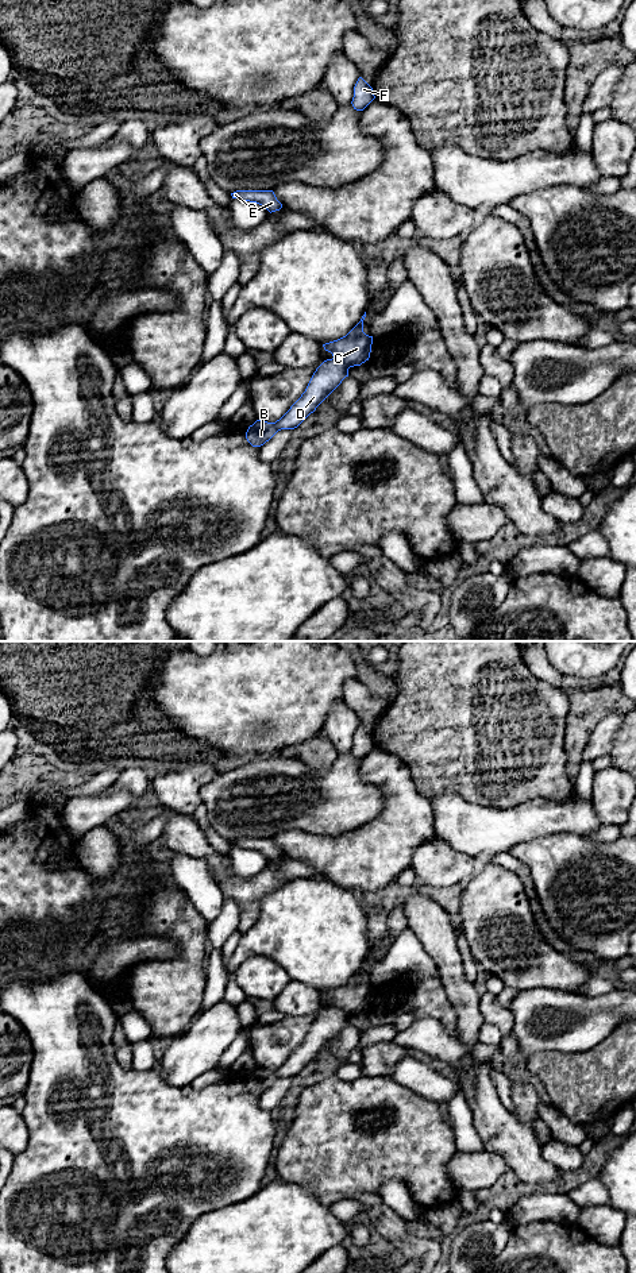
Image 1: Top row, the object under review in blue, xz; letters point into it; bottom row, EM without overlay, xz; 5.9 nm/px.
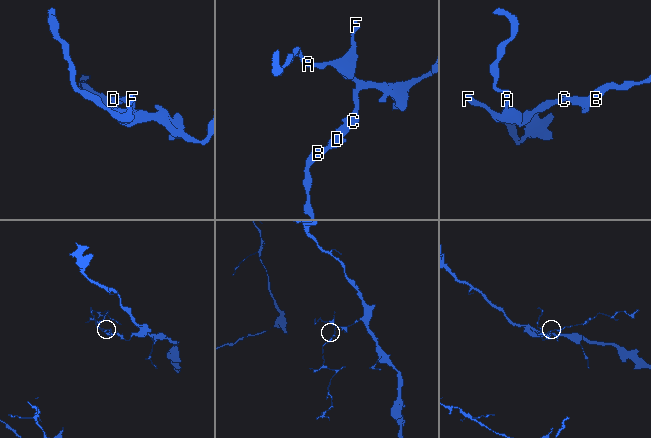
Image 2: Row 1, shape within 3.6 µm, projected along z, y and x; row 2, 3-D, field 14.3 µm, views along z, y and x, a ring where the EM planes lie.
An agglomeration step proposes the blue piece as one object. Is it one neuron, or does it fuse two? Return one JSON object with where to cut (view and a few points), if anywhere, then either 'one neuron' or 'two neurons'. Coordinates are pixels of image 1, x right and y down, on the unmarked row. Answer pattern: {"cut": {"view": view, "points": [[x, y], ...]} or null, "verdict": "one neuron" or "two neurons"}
{"cut": {"view": "xz", "points": [[332, 1006], [340, 1007], [349, 1015]]}, "verdict": "two neurons"}

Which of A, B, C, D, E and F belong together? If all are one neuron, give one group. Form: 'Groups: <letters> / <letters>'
Groups: A C E F / B D

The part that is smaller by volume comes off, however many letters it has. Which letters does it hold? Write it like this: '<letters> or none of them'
B, D

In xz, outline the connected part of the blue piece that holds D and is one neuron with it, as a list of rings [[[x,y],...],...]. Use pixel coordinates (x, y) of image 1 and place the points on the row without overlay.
[[[338,1007],[324,1008],[313,1021],[305,1039],[275,1071],[257,1068],[248,1075],[246,1087],[261,1095],[281,1077],[297,1076],[348,1025],[348,1014]]]

